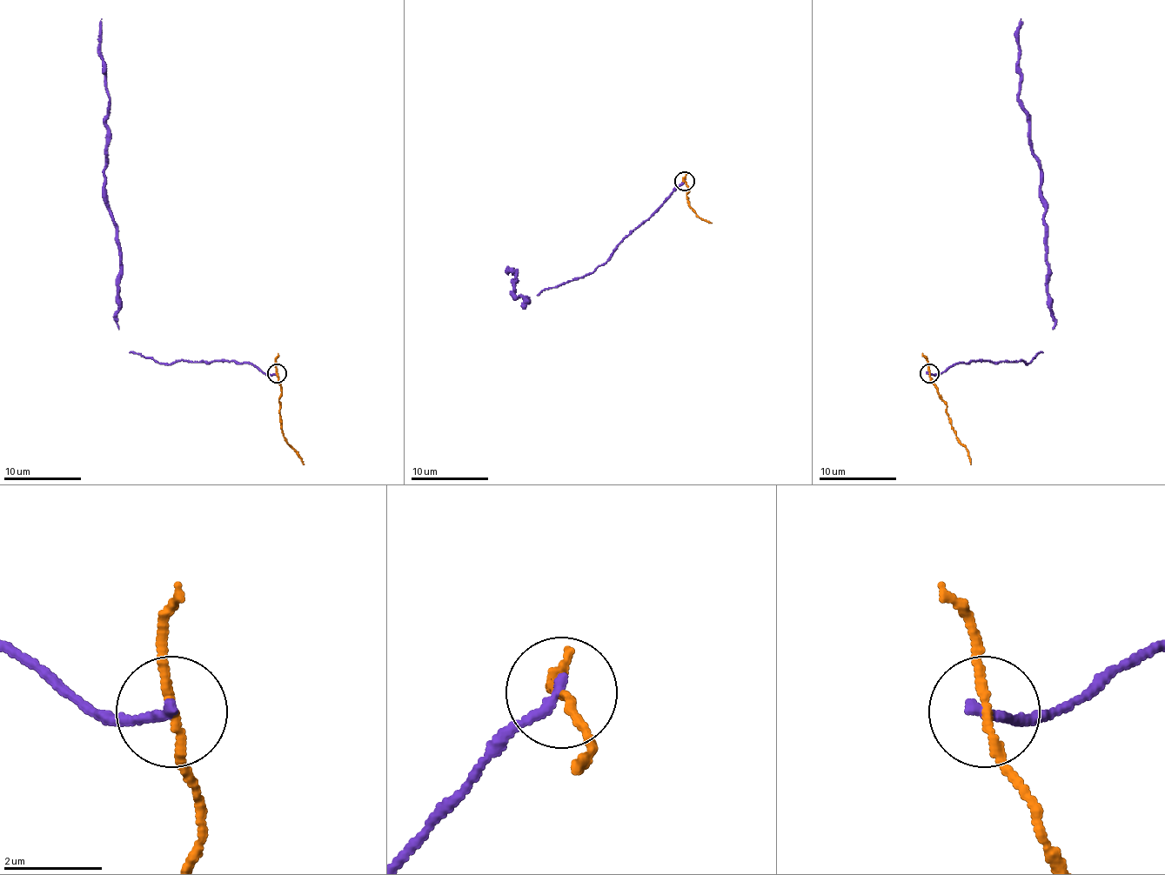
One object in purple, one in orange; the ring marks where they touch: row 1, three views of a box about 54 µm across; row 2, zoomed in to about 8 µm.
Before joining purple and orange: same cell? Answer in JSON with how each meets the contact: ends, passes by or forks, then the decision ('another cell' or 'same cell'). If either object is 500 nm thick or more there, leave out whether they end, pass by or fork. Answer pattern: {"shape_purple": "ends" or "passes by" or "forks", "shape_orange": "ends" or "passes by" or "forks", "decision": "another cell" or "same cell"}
{"shape_purple": "ends", "shape_orange": "passes by", "decision": "another cell"}

